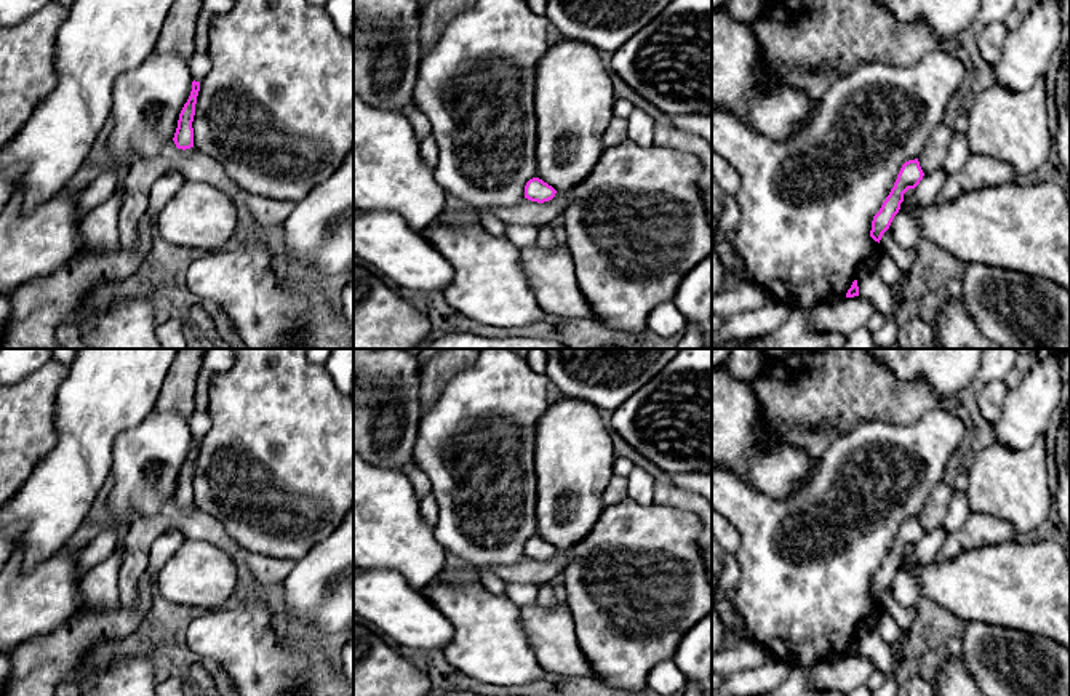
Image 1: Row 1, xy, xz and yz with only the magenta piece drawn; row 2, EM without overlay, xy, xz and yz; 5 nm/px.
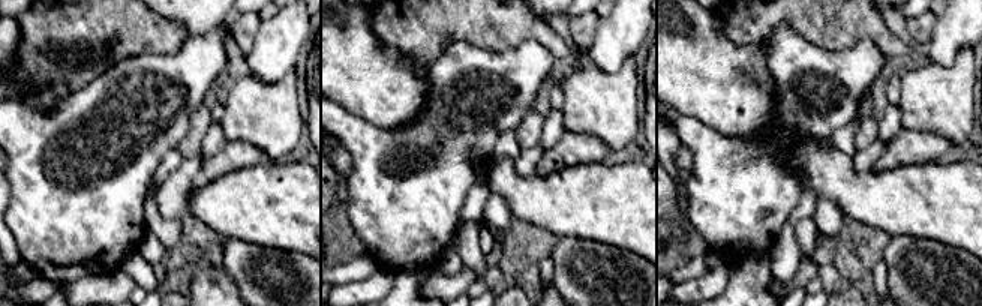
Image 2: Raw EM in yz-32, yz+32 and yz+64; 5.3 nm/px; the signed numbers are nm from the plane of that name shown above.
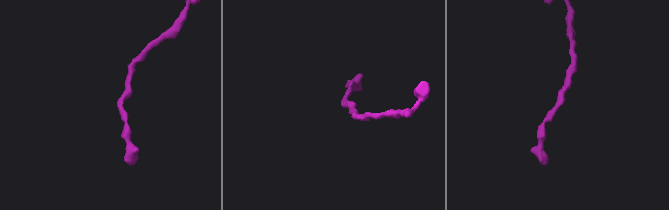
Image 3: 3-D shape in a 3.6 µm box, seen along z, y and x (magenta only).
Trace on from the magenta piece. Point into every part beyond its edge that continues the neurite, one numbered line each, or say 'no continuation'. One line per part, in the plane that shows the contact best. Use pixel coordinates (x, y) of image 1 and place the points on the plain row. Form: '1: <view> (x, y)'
no continuation

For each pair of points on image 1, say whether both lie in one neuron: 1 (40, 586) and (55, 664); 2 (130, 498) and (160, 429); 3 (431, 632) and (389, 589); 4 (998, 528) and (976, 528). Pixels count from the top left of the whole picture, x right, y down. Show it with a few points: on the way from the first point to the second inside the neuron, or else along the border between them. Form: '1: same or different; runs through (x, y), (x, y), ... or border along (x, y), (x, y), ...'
1: different; border along (77, 610), (48, 634), (27, 637), (16, 648)
2: same; runs through (139, 480), (139, 468), (159, 447)
3: same; runs through (419, 621), (399, 600)
4: same; runs through (994, 528), (981, 528)

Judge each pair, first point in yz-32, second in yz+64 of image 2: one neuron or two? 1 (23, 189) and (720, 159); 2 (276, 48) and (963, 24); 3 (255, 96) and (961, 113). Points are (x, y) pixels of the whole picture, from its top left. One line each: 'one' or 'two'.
1: one
2: one
3: one

